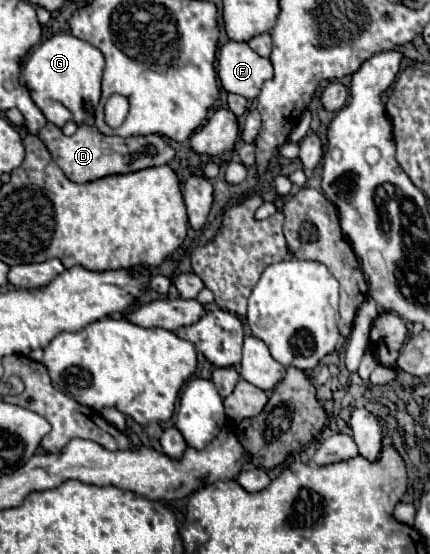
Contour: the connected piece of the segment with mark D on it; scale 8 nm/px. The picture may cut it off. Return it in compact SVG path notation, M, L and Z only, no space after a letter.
M46 123L38 137L44 141L48 151L52 153L52 159L58 163L58 167L64 171L64 175L74 183L88 183L106 175L116 173L132 173L146 167L166 165L174 157L174 149L160 137L160 135L146 135L146 137L108 137L98 131L96 125L82 123L78 131L72 137L66 137L60 127L54 123Z

